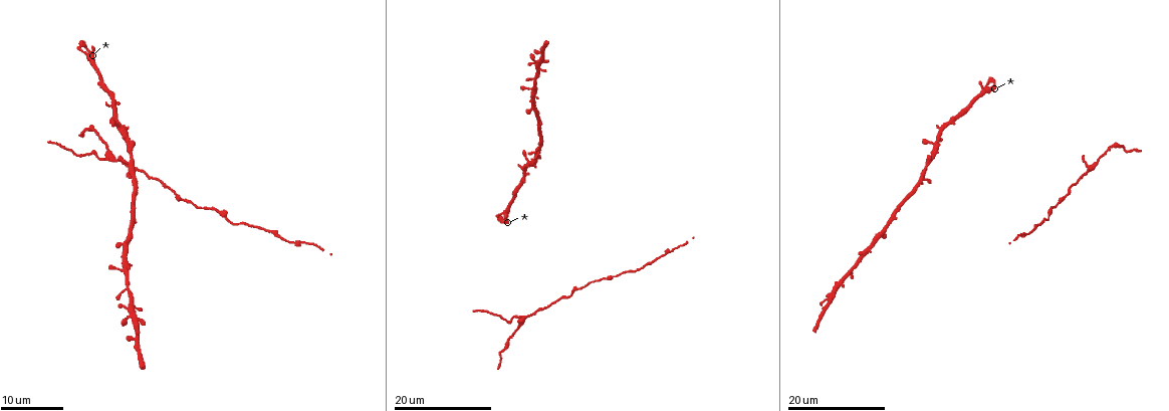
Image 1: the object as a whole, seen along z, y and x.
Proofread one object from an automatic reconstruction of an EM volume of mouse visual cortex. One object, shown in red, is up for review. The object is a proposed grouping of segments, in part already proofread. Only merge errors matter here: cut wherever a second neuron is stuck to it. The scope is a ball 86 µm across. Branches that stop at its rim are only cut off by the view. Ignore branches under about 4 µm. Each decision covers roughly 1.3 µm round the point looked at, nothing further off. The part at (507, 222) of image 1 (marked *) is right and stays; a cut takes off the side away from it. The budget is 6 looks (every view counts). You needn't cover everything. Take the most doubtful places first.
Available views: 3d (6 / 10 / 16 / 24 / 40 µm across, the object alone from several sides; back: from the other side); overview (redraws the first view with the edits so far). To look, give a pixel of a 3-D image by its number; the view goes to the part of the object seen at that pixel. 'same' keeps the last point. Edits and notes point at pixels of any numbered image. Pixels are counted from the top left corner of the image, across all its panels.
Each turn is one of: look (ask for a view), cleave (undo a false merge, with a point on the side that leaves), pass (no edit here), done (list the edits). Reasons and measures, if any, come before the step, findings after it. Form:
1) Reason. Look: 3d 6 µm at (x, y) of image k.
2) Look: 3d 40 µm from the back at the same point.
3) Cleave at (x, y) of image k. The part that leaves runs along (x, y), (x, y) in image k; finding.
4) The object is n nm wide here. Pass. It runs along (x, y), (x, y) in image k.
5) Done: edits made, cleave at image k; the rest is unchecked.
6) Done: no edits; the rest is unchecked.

Three arms meet. Look: 3d 24 µm at (1089, 167) of image 1.

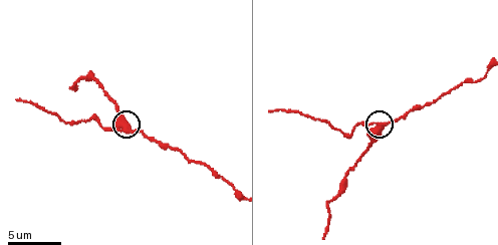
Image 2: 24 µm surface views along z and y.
Closer look. Look: 3d 6 µm at (380, 127) of image 2.

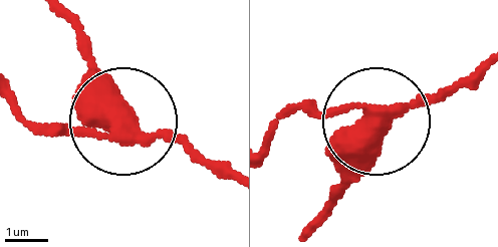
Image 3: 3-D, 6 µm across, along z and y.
The side arm is 14 µm long. Cleave at (56, 135) of image 3. The part that leaves runs along (120, 143), (48, 132), (16, 110) in image 3; a second neuron is stuck on.

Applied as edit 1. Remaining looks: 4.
Calibre changes. Look: 3d 16 µm at (614, 277) of image 1.

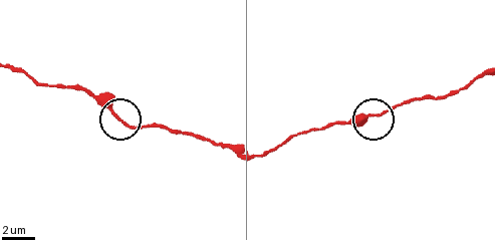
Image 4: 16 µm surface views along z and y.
Look: 3d 10 µm at (367, 115) of image 4.

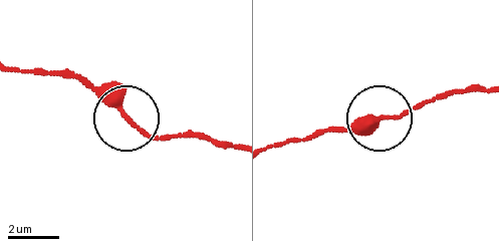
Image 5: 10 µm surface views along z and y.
The object is 210 nm wide here. Pass. It runs along (272, 147), (356, 132), (445, 99) in image 5; all the same neuron.

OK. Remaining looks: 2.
Done: edits made, cleave at image 3; the rest is unchecked.

